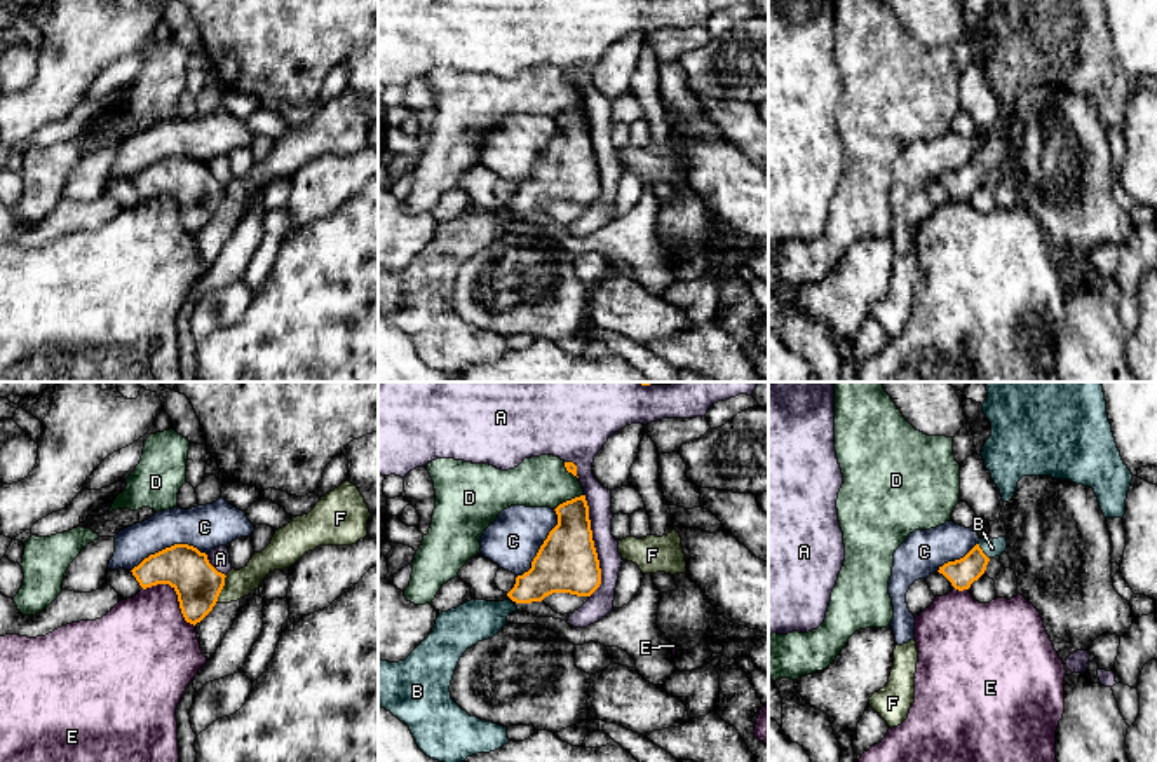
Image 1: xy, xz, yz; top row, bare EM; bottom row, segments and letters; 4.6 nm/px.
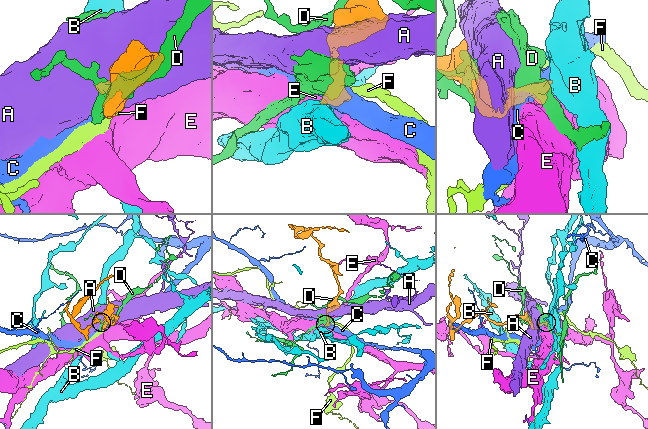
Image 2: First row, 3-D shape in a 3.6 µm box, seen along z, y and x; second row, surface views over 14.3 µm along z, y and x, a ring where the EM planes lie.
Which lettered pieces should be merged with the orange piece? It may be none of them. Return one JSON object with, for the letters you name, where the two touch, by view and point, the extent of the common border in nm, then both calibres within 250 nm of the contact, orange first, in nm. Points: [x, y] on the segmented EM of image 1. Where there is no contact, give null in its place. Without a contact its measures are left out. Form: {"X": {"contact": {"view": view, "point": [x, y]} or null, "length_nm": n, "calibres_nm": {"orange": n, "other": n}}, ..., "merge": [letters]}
{"B": {"contact": {"view": "yz", "point": [981, 551]}, "length_nm": 90, "calibres_nm": {"orange": 130, "other": 90}}, "merge": ["B"]}

